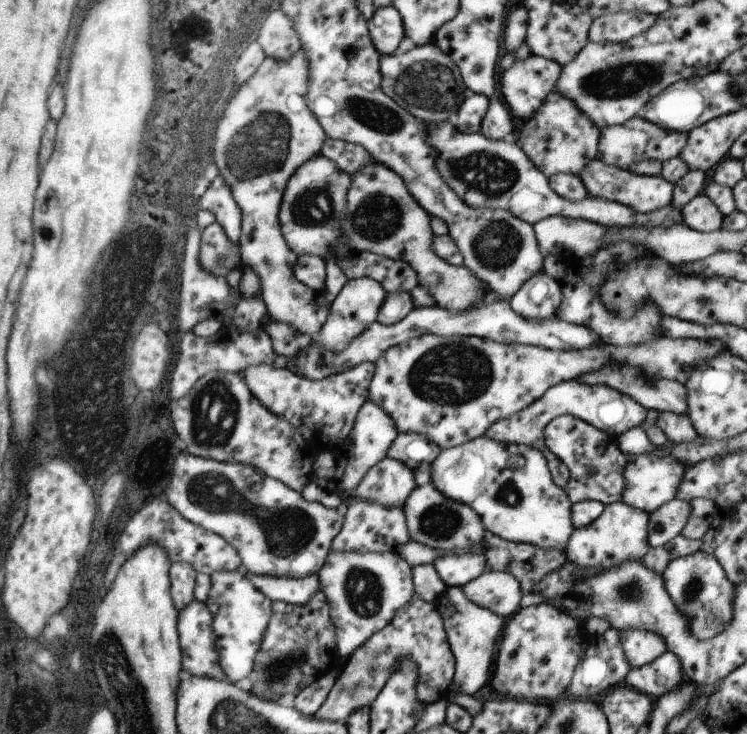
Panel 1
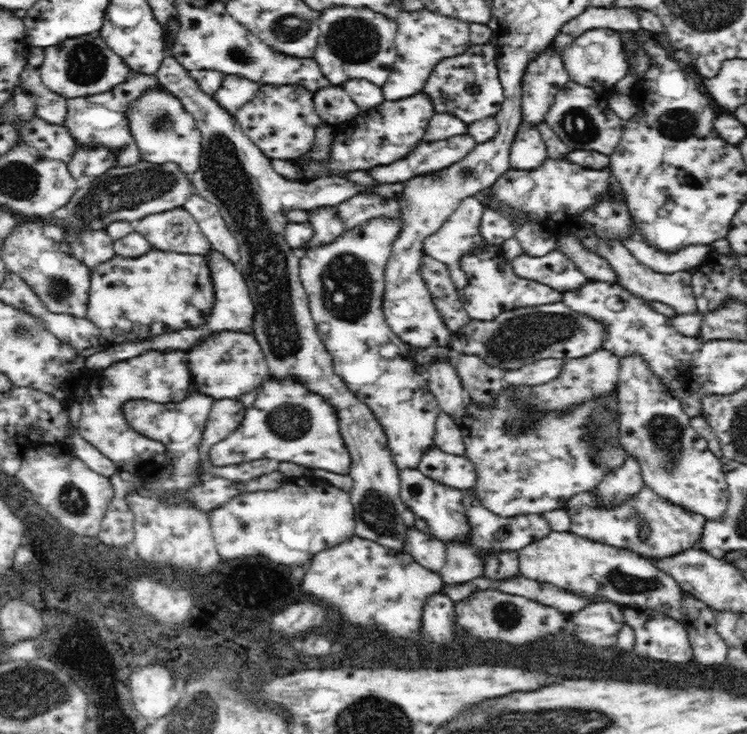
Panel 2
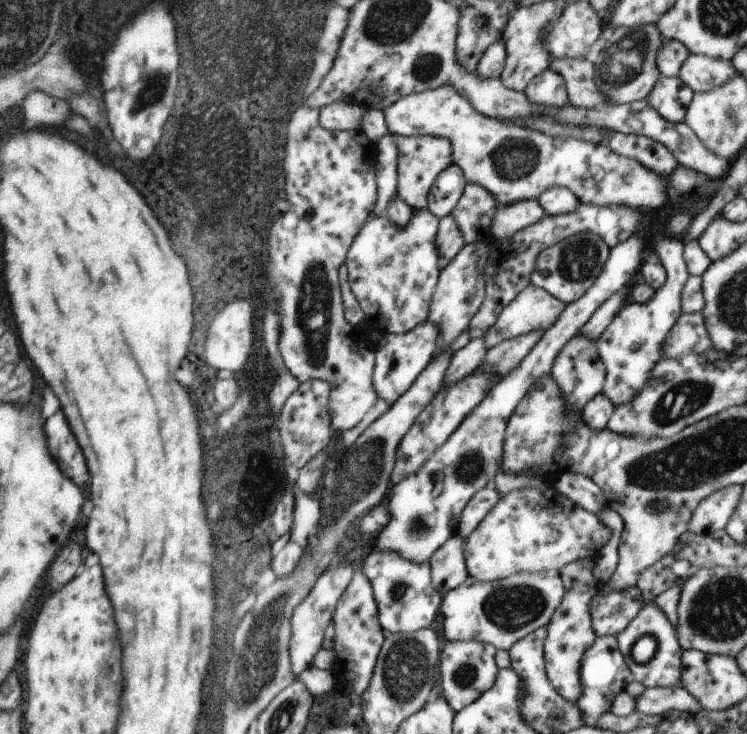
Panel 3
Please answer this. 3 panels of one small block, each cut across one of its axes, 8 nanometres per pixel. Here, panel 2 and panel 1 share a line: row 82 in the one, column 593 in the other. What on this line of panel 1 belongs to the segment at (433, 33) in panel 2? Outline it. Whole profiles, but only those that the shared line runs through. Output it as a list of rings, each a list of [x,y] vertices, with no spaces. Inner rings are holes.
[[[569,380],[565,384],[557,384],[557,386],[549,388],[537,402],[529,404],[529,408],[517,412],[515,416],[509,416],[505,420],[497,420],[493,426],[489,426],[485,436],[495,440],[495,442],[529,446],[529,448],[539,450],[547,458],[547,462],[549,462],[549,470],[553,474],[553,482],[557,486],[561,486],[561,490],[565,490],[565,486],[569,484],[569,470],[565,468],[565,462],[561,462],[543,444],[543,430],[545,430],[545,424],[549,420],[553,420],[555,416],[575,416],[575,418],[585,420],[591,426],[603,430],[613,440],[617,440],[615,436],[621,436],[621,434],[629,432],[631,428],[639,428],[639,424],[645,418],[645,412],[647,410],[641,404],[637,404],[637,400],[633,400],[631,396],[619,394],[617,390],[613,390],[609,386],[587,386],[587,384],[579,384],[577,380]]]

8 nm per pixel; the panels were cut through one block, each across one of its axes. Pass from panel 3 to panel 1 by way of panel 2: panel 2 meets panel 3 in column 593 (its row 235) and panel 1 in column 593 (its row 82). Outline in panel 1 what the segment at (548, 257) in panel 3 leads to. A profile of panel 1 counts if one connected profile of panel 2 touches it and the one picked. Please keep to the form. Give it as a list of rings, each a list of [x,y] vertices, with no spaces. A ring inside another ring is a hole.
[[[591,160],[587,164],[587,168],[583,168],[583,172],[579,174],[587,196],[591,198],[599,198],[599,200],[607,200],[607,202],[617,202],[623,204],[627,208],[631,208],[635,214],[653,214],[661,208],[667,208],[673,200],[673,192],[677,192],[677,186],[673,186],[673,182],[657,176],[657,178],[649,178],[649,176],[639,176],[633,174],[629,170],[619,170],[619,168],[607,168],[601,160]]]

